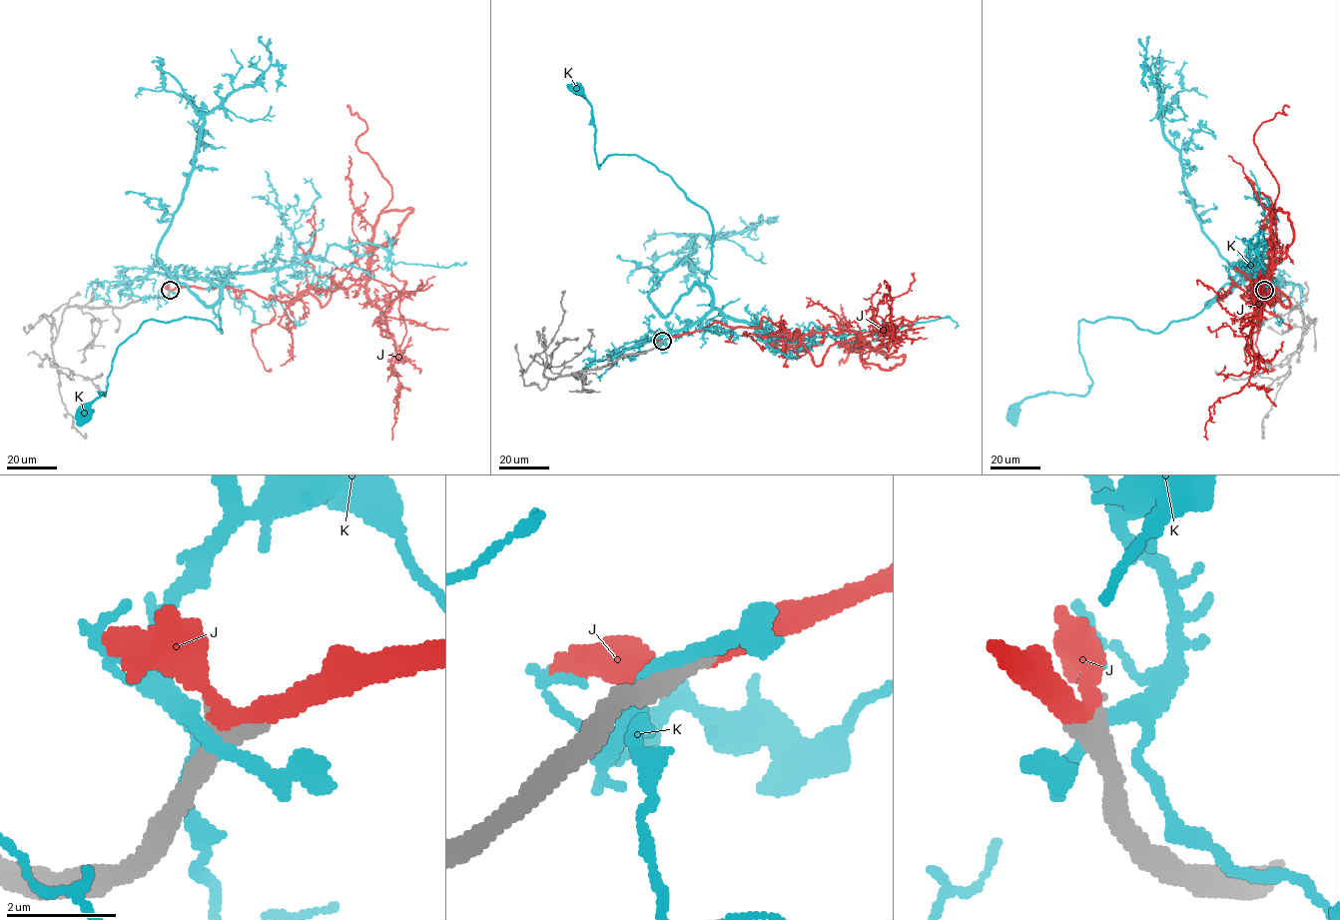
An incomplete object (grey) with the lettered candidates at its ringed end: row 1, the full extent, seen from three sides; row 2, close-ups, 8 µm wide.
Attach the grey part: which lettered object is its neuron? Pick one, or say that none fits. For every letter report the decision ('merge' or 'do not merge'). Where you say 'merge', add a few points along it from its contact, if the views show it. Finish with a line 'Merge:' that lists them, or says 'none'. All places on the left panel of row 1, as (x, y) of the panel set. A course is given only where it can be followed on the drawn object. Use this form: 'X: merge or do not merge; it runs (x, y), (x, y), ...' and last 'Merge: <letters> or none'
J: merge; it runs (171, 291), (295, 302), (309, 289), (364, 286), (392, 193), (356, 145), (366, 124), (346, 107)
K: do not merge
Merge: J

